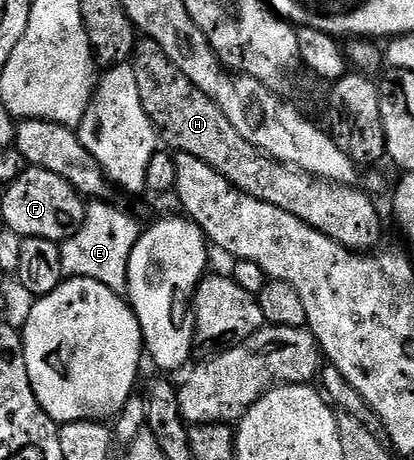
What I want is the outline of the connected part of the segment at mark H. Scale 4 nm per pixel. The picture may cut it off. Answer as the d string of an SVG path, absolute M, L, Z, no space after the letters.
M140 38L135 46L131 48L129 62L133 69L133 77L137 79L137 89L141 105L145 113L151 119L151 124L155 126L156 132L168 143L168 148L176 147L176 152L184 155L192 155L205 165L209 165L218 173L233 184L241 193L249 193L249 197L257 197L257 201L265 201L274 207L285 209L285 213L293 213L305 225L325 233L339 247L344 247L346 251L352 253L371 253L380 246L379 238L383 235L383 219L379 216L379 211L375 208L376 200L368 192L356 189L346 183L329 183L325 179L314 179L312 175L307 175L303 171L297 171L294 167L287 167L283 163L278 163L276 159L271 159L267 155L261 155L257 148L249 145L233 125L224 117L217 105L205 93L201 93L192 83L187 80L179 70L163 56L163 50L151 39Z

